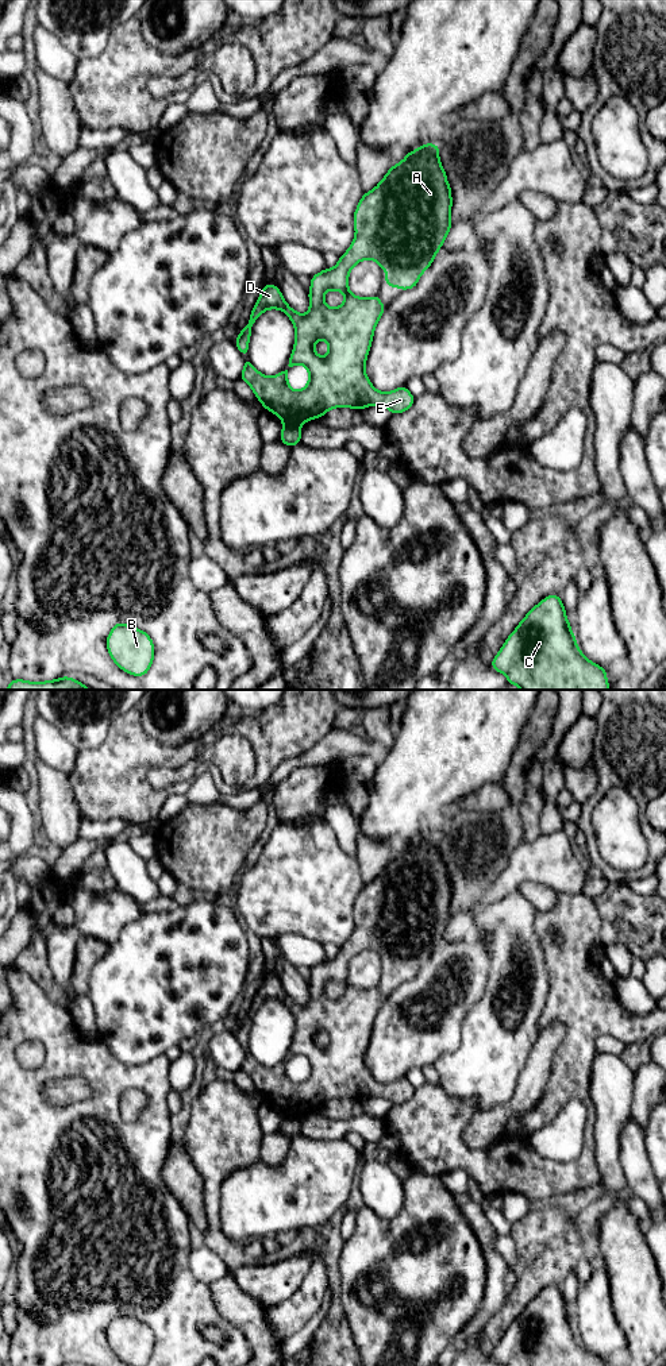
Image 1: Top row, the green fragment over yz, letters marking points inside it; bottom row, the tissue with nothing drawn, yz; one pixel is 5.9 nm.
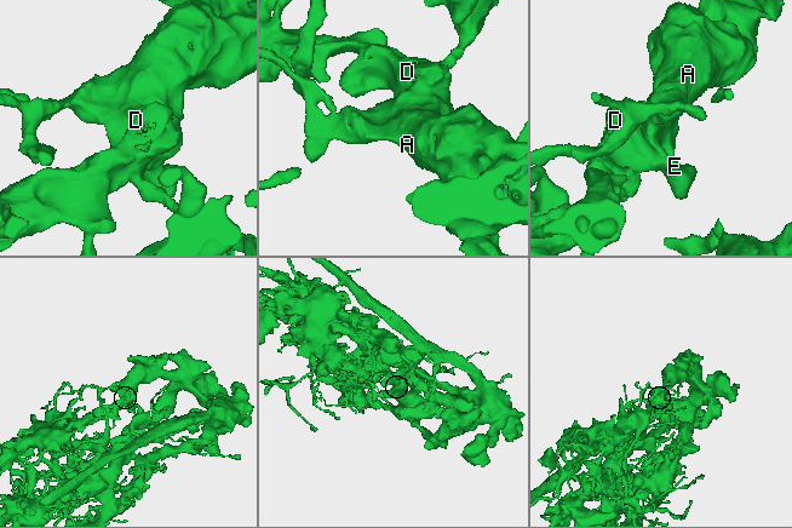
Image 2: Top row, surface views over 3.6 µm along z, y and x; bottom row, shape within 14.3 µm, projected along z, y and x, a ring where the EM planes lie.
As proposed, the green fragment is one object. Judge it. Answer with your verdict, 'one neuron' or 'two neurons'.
two neurons

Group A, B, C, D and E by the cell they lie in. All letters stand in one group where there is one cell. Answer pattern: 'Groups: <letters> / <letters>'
Groups: A C D E / B

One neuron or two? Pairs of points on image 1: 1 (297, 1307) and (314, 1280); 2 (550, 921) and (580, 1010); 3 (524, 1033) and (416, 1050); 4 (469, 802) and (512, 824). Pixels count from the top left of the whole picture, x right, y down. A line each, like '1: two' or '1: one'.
1: one
2: one
3: two
4: two

